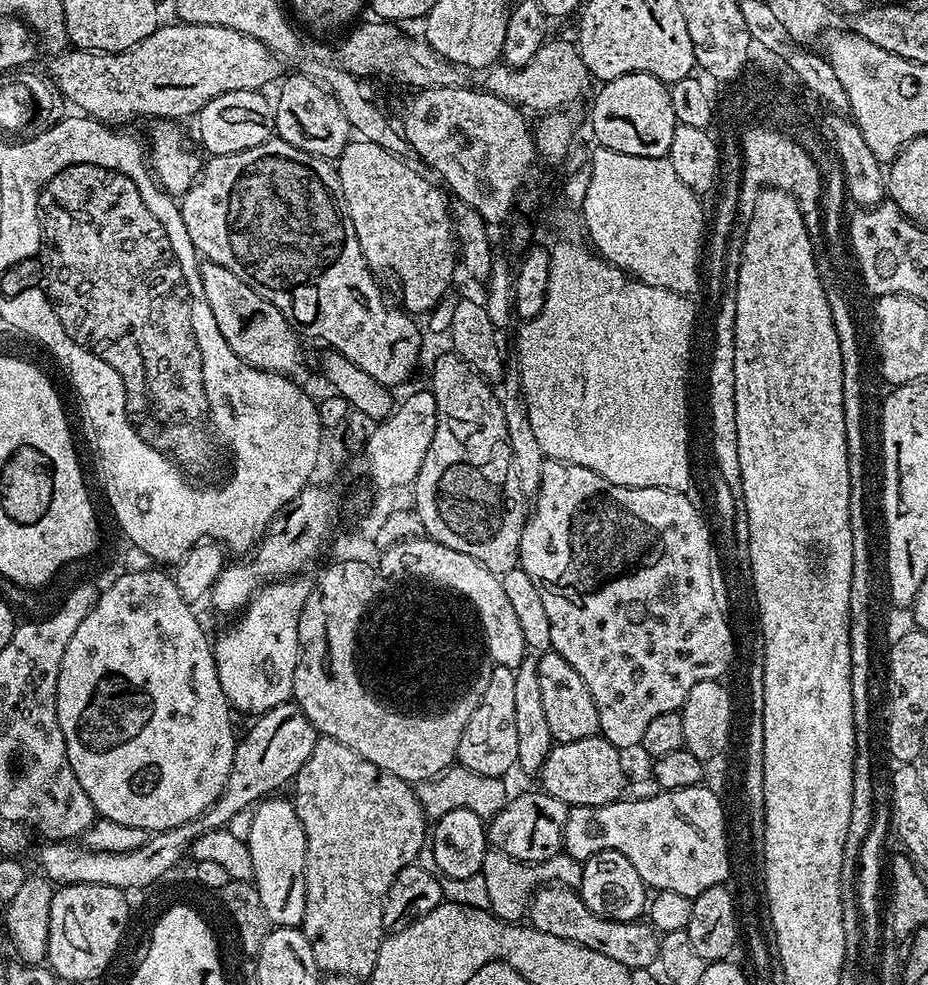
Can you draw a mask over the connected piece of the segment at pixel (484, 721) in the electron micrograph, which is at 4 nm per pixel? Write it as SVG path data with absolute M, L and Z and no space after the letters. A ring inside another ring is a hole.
M501 664L489 667L488 681L480 696L466 730L456 747L459 767L469 768L483 776L507 777L508 771L516 768L518 756L518 730L514 727L514 678L515 671Z

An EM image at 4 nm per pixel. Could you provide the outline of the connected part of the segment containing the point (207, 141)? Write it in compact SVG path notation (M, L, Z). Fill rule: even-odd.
M228 91L211 99L197 113L198 132L203 146L212 156L225 156L252 149L256 145L271 139L275 131L275 111L271 101L263 97L261 91Z

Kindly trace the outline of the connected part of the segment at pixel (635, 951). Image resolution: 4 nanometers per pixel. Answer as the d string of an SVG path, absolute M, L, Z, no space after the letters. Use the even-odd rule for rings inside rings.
M563 886L536 889L526 916L527 919L532 919L531 927L535 931L554 934L554 938L569 940L578 946L586 946L586 950L606 954L606 958L614 958L614 962L618 962L623 968L651 969L659 961L661 937L651 924L640 920L604 920L591 912L586 902L573 889Z

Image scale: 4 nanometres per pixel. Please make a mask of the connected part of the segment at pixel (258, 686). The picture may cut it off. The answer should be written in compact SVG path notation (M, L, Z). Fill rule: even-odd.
M289 578L286 580L277 580L275 584L267 584L265 588L261 588L255 596L252 597L248 602L247 608L243 609L235 617L236 625L233 628L228 628L220 637L215 637L214 640L214 655L216 657L216 677L218 682L222 686L224 691L224 697L228 700L229 705L233 709L236 708L240 712L252 712L251 714L263 714L269 712L272 708L277 708L279 704L289 703L290 697L292 695L292 682L294 680L294 670L296 669L296 662L300 658L300 649L302 647L300 643L300 635L298 634L298 622L300 621L300 615L302 614L302 606L306 602L306 598L310 594L312 589L313 581L309 580L300 580L304 578Z

